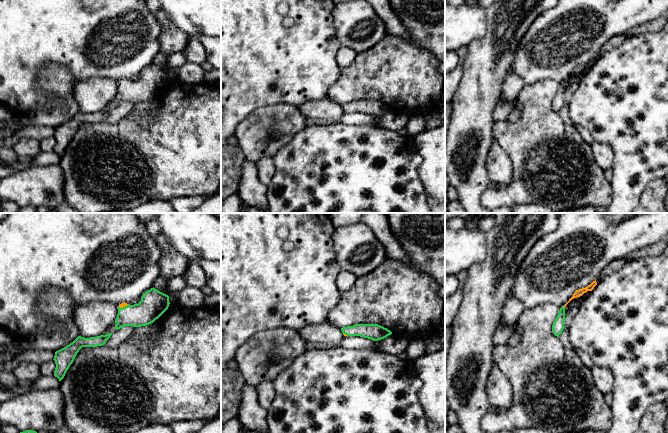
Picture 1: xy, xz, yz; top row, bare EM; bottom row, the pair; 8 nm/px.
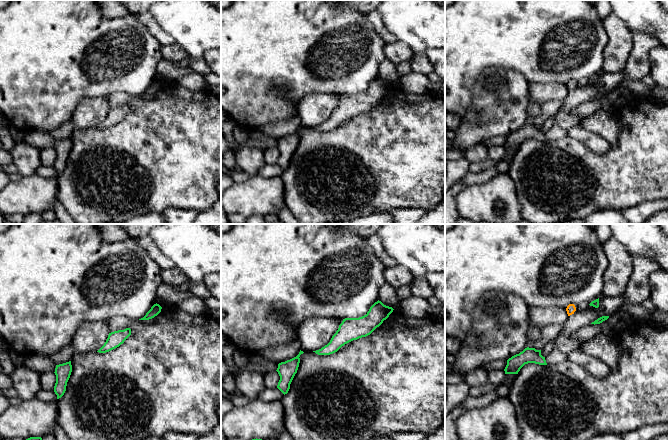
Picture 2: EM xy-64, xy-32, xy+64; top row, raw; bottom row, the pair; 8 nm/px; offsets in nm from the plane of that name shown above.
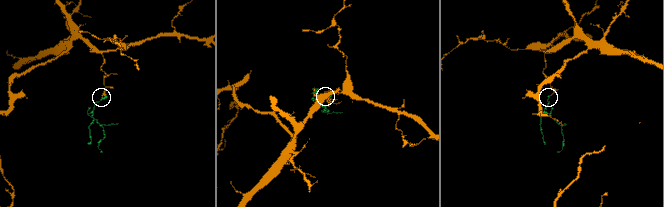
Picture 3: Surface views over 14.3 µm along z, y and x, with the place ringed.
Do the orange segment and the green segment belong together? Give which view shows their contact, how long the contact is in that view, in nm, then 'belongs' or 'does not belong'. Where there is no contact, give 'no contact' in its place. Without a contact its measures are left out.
xy | 90 nm | belongs

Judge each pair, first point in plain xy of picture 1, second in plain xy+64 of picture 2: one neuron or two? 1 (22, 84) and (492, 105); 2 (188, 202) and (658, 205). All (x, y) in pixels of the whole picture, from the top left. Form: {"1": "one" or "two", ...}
{"1": "two", "2": "one"}

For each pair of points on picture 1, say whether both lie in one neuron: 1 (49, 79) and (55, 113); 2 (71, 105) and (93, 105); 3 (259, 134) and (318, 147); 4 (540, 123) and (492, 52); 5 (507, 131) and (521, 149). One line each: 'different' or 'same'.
1: same
2: different
3: different
4: different
5: same

